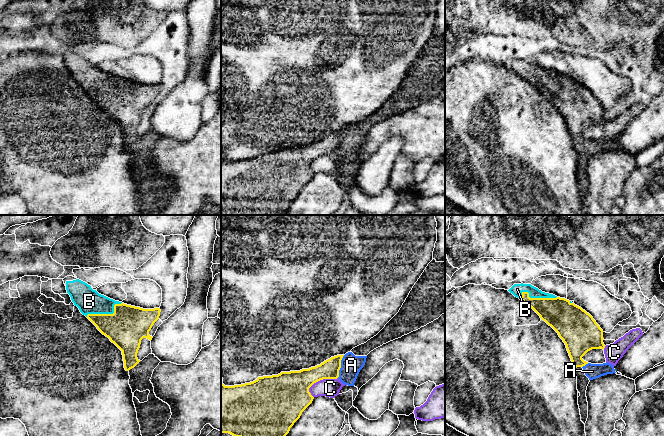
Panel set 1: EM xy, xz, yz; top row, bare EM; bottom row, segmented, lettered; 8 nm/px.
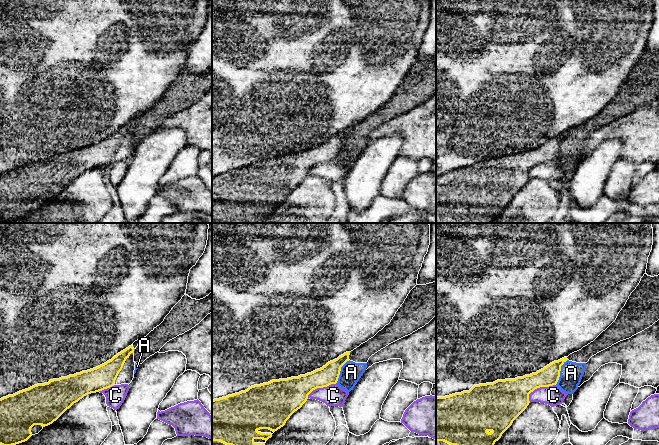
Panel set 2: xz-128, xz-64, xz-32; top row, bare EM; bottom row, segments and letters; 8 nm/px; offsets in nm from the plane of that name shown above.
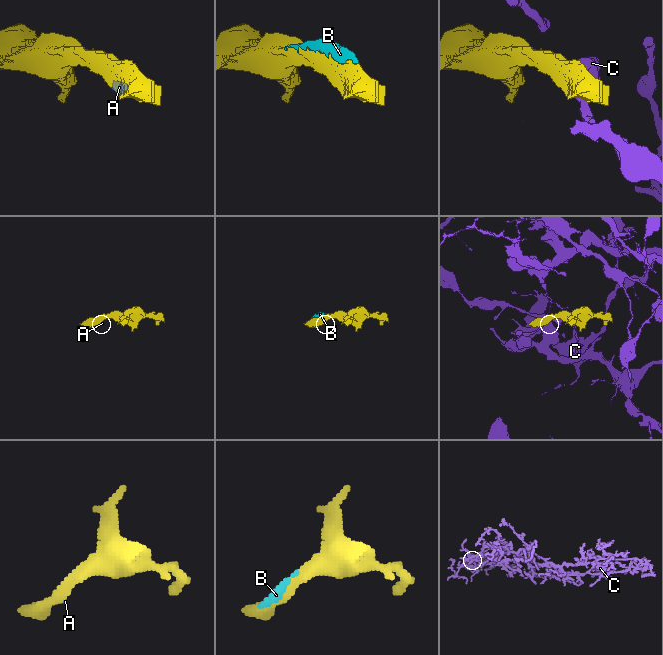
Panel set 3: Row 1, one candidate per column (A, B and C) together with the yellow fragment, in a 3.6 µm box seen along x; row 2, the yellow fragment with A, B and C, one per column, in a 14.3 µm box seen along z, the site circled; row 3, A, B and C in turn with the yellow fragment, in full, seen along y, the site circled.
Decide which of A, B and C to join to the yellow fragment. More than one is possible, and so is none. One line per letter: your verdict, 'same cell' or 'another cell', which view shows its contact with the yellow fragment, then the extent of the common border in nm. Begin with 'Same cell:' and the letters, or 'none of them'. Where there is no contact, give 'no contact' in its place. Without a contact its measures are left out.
Same cell: B
A: another cell; contact in xz; length 190 nm
B: same cell; contact in yz; length 300 nm
C: another cell; contact in xz; length 260 nm

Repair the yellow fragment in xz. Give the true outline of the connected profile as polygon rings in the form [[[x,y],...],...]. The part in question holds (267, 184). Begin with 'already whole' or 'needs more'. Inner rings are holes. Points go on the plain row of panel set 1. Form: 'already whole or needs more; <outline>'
needs more; [[[344,131],[300,147],[258,153],[241,161],[221,160],[221,215],[284,215],[314,173],[309,164],[323,155],[337,155]]]

